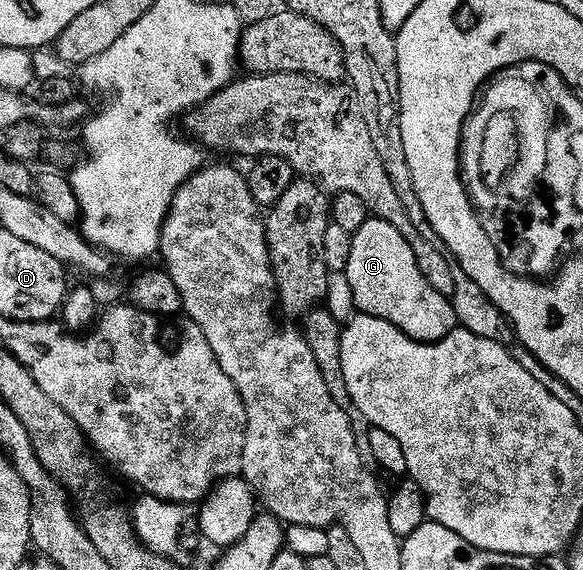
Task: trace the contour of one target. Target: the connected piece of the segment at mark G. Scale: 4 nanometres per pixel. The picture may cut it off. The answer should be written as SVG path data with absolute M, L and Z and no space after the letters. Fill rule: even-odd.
M370 218L359 226L359 230L353 233L351 258L344 273L347 282L351 282L354 309L358 313L391 322L391 326L395 326L404 336L420 340L423 344L436 344L458 327L452 299L444 291L431 287L427 278L423 278L407 238L395 226L391 226L391 222Z

